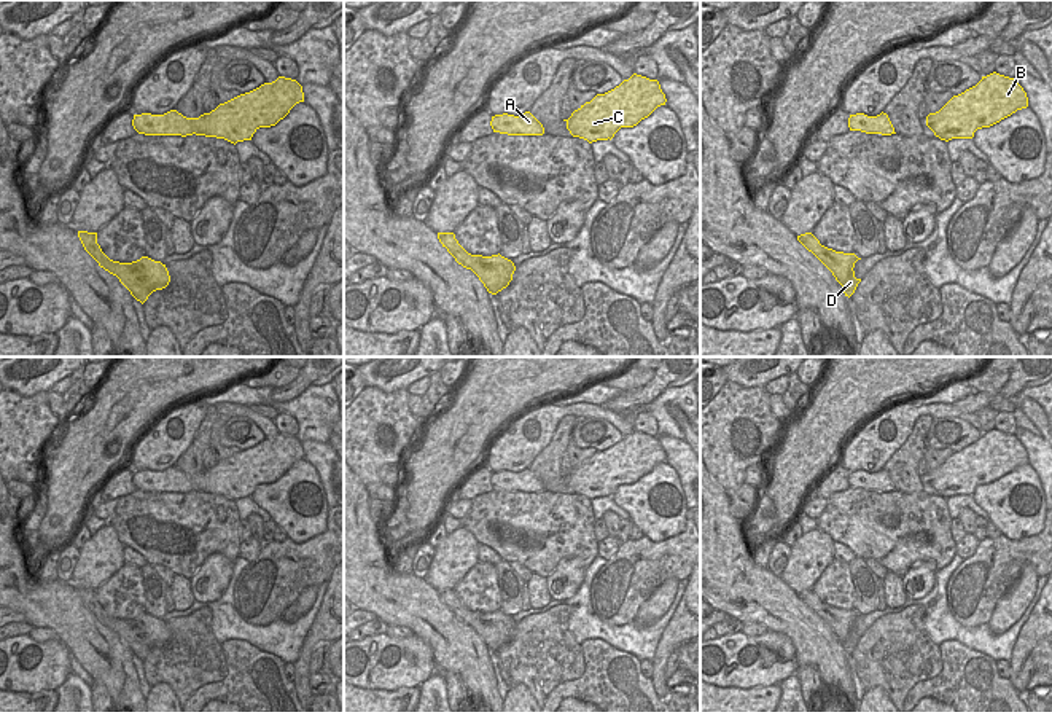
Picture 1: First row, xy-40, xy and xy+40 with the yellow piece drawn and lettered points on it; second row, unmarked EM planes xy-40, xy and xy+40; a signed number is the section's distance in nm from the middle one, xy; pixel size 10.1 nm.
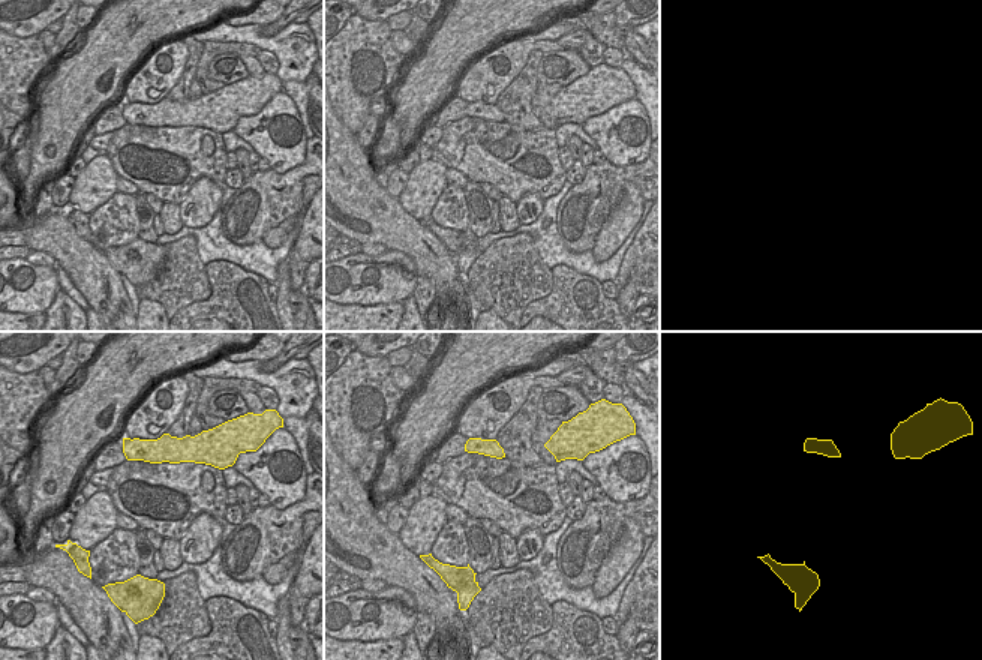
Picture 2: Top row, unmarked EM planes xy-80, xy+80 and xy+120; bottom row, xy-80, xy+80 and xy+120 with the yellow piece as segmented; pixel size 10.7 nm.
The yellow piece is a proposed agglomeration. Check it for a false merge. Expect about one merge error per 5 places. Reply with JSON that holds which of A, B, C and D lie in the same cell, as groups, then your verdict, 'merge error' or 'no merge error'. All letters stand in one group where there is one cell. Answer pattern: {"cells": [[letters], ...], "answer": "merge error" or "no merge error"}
{"cells": [["A", "B", "C", "D"]], "answer": "no merge error"}

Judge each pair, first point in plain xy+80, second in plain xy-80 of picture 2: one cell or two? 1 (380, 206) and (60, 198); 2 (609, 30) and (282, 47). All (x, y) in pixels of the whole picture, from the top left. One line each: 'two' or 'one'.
1: two
2: two

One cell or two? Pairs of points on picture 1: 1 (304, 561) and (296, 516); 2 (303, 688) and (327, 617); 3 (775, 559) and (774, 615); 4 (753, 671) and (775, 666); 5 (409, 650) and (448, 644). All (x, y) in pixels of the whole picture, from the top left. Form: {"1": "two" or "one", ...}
{"1": "two", "2": "one", "3": "two", "4": "one", "5": "two"}

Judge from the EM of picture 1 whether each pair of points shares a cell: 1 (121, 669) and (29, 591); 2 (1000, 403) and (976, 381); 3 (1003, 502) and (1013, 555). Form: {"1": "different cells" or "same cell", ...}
{"1": "same cell", "2": "same cell", "3": "different cells"}

